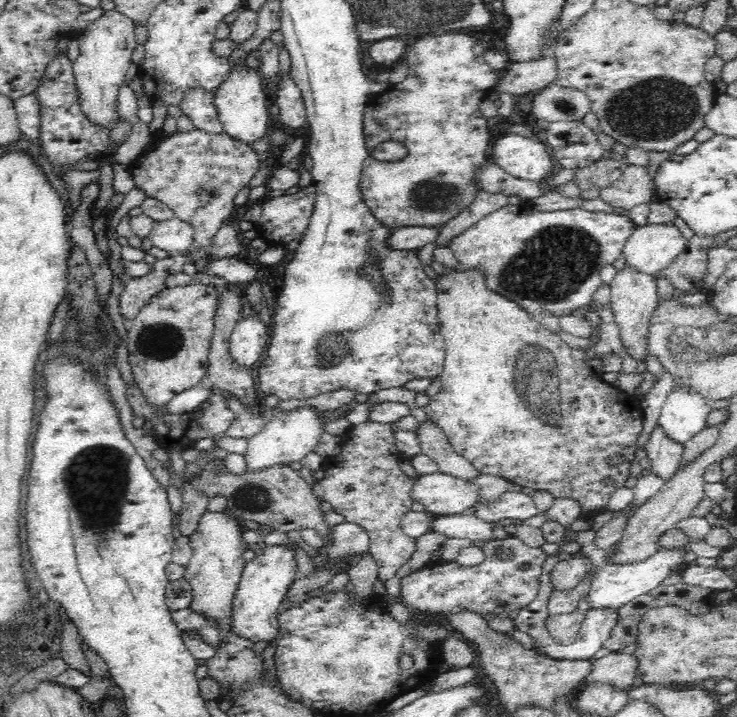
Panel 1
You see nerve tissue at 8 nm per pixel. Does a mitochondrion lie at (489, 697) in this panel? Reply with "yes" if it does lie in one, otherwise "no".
no

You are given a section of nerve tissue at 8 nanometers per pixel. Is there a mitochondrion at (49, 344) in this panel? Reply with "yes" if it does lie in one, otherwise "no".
no

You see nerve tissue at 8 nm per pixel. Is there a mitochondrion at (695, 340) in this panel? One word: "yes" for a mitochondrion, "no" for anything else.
yes

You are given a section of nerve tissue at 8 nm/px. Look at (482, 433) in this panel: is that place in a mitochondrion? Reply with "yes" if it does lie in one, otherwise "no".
no

